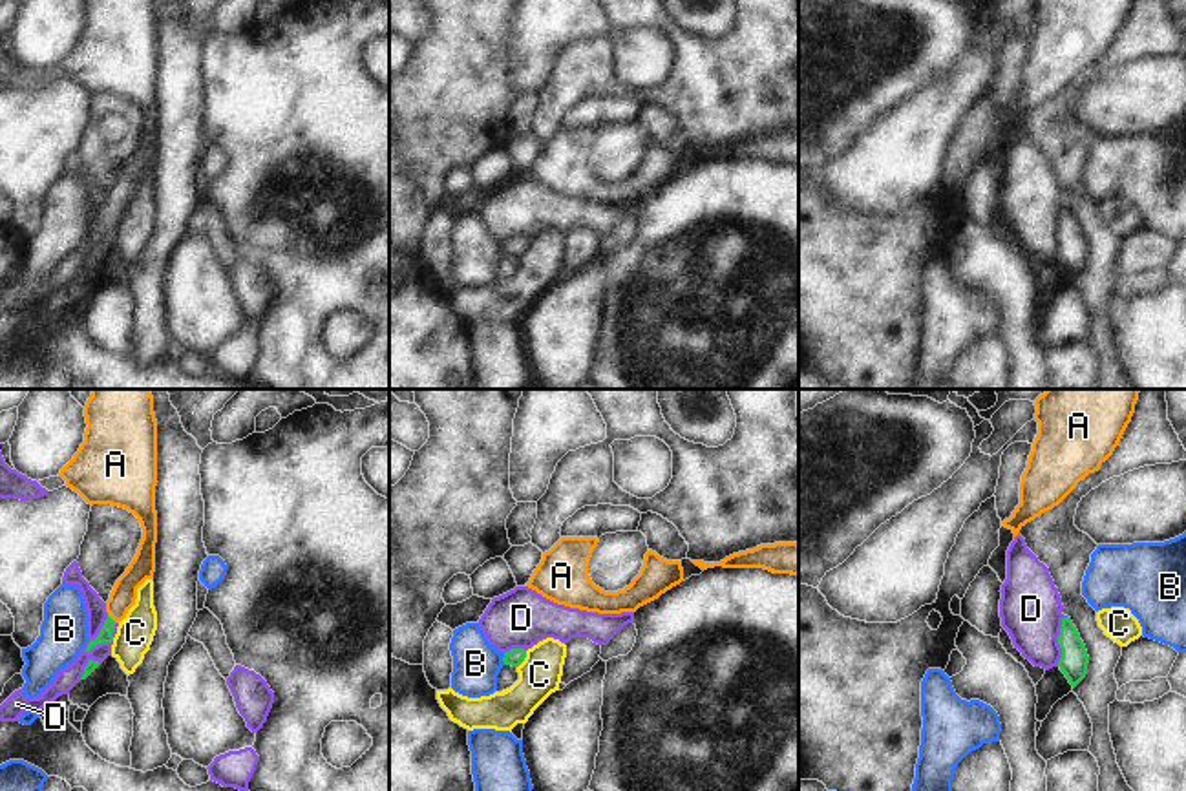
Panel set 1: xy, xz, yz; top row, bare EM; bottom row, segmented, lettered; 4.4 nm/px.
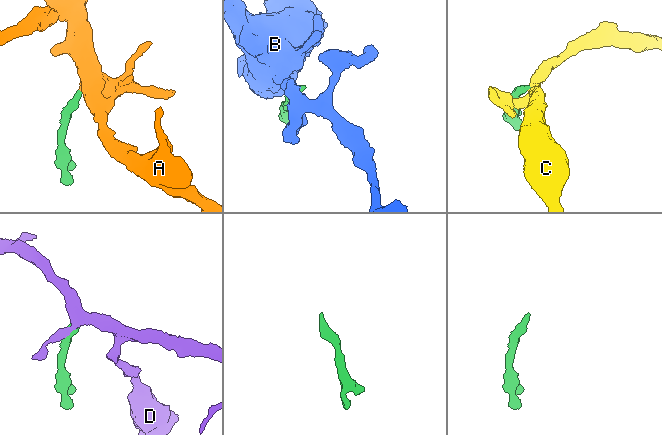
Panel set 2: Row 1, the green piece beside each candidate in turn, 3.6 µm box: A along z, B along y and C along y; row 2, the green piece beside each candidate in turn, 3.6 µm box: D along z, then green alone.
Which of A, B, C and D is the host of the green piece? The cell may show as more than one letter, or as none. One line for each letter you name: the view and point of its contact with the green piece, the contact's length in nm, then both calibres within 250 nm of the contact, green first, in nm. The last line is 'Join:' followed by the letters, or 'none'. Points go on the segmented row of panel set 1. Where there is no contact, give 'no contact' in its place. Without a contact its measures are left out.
A: xy (110, 618) | 50 nm | 60/120 nm
Join: A

